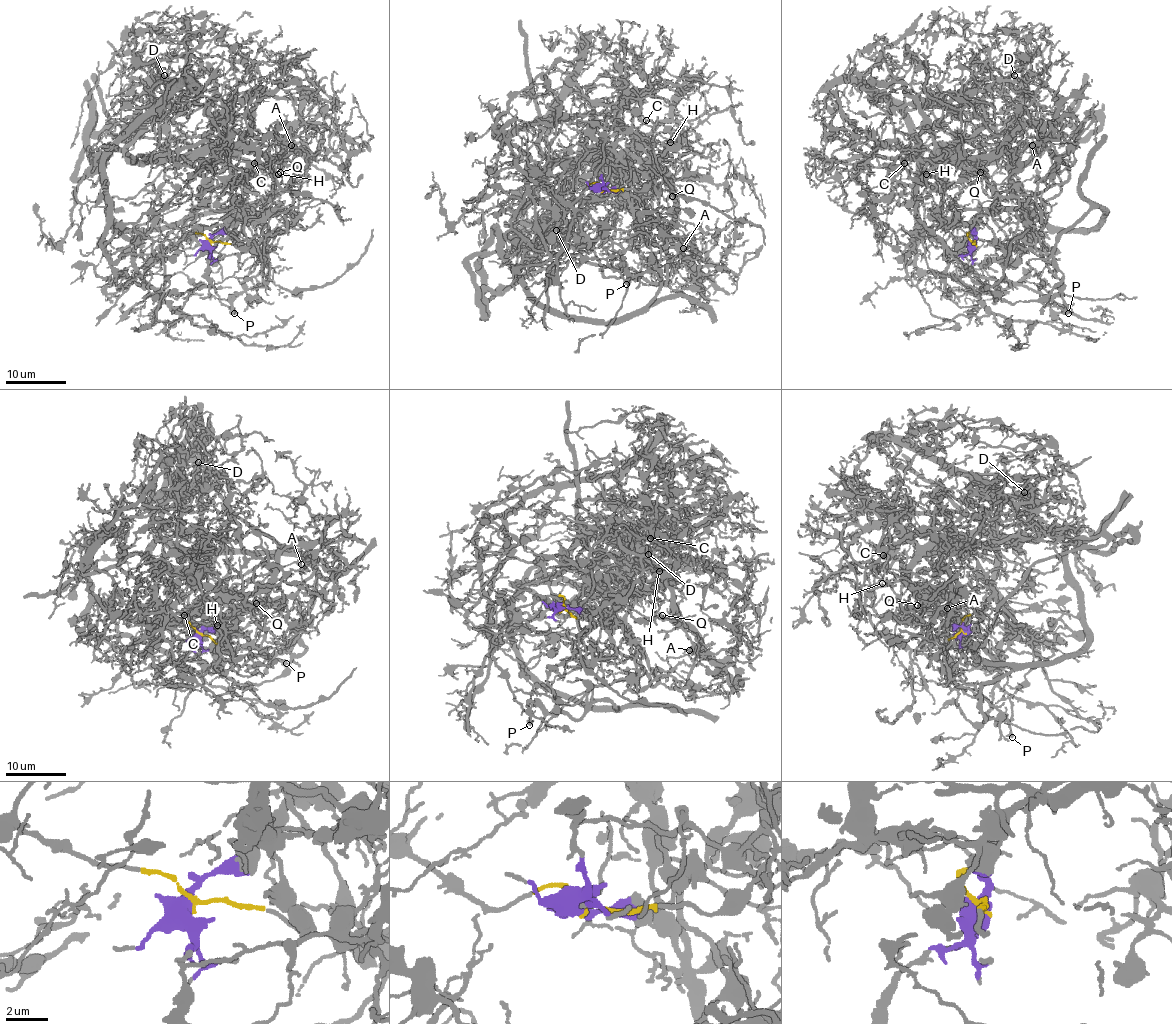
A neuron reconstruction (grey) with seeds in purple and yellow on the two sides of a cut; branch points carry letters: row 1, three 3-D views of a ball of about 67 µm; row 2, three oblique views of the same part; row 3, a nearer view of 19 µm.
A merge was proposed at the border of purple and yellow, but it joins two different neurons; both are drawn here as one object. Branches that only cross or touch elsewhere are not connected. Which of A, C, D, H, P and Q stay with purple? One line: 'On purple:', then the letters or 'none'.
On purple: A, C, D, H, Q

